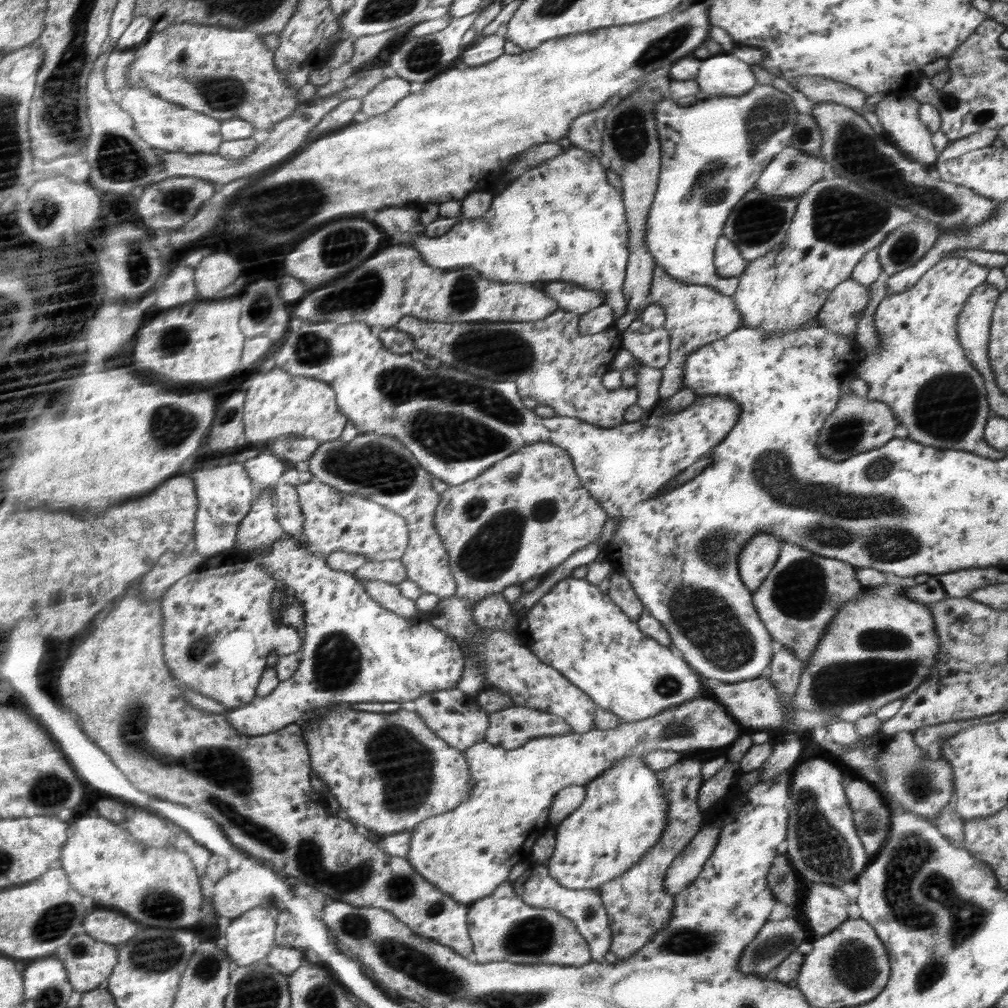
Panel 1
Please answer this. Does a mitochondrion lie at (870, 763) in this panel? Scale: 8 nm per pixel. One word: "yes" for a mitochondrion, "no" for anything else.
no

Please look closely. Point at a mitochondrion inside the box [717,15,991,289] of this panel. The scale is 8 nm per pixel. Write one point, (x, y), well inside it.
(854, 150)

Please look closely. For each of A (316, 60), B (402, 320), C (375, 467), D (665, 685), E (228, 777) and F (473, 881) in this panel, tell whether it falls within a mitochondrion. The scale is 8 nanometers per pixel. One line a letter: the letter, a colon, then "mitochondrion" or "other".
A: other
B: other
C: mitochondrion
D: mitochondrion
E: mitochondrion
F: other

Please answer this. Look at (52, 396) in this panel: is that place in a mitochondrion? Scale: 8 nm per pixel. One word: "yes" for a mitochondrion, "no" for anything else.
no

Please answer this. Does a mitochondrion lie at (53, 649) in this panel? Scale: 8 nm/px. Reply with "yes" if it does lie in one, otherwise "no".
no

